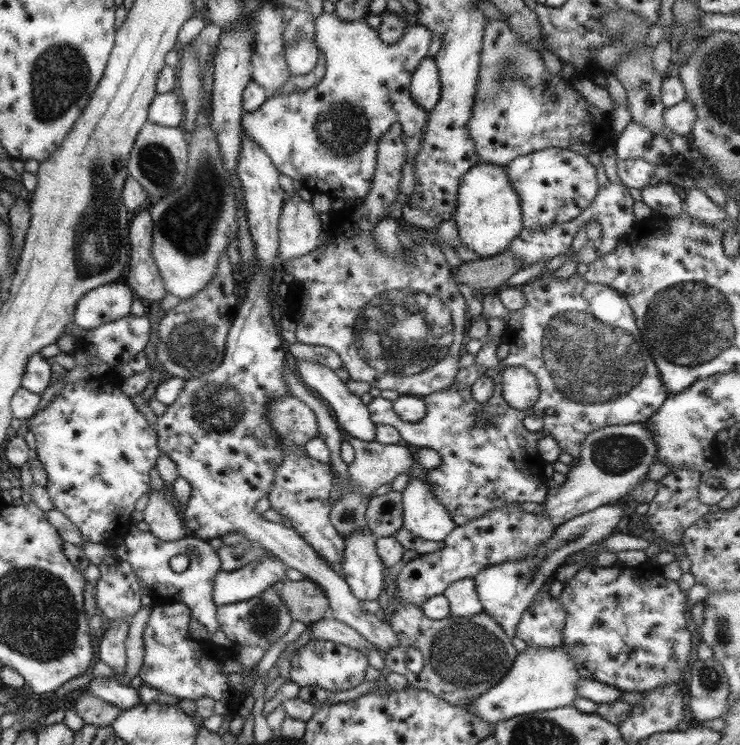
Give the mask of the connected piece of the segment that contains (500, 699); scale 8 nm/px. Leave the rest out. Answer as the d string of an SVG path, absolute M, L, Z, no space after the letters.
M564 644L553 648L531 648L519 645L518 654L508 673L469 705L477 718L491 725L514 716L548 711L572 704L578 677L575 661Z

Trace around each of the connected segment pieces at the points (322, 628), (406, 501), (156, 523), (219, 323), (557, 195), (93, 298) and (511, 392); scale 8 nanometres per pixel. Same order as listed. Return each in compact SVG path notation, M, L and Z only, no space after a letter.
M328 616L309 623L307 628L311 629L313 639L336 642L363 654L374 649L373 644L368 643L358 632Z
M411 477L402 494L402 520L405 530L413 537L431 542L442 542L455 528L449 513L439 504L429 490L429 485Z
M166 487L149 494L142 513L143 521L149 525L149 532L157 539L174 542L188 536L182 526L179 507L169 499Z
M225 251L217 259L215 272L198 293L180 299L159 322L156 357L172 377L189 380L214 369L223 358L224 342L236 316L237 295L233 293L232 264Z
M549 147L516 156L503 170L519 197L522 228L527 230L569 222L589 206L599 188L595 168L586 157L564 148Z
M122 281L105 283L88 290L77 301L73 325L89 330L130 314L134 294Z
M505 366L501 373L501 392L513 410L531 408L539 397L536 378L524 366Z

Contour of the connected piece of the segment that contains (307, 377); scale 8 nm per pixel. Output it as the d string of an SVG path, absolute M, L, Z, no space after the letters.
M294 358L294 361L294 367L299 377L298 379L309 388L309 390L317 392L317 396L327 403L331 415L334 417L334 421L338 424L340 430L357 440L365 442L373 441L375 424L369 420L369 411L366 405L361 403L359 397L353 395L347 387L345 387L345 383L330 368L303 359Z

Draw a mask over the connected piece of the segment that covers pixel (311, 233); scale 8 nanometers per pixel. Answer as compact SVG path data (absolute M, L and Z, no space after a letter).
M296 193L286 196L278 220L277 258L283 263L315 250L322 227L310 201L303 201Z

